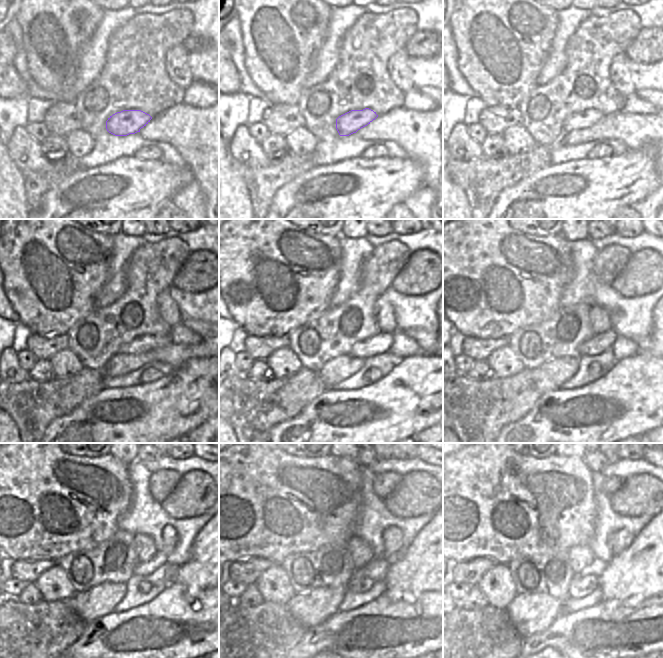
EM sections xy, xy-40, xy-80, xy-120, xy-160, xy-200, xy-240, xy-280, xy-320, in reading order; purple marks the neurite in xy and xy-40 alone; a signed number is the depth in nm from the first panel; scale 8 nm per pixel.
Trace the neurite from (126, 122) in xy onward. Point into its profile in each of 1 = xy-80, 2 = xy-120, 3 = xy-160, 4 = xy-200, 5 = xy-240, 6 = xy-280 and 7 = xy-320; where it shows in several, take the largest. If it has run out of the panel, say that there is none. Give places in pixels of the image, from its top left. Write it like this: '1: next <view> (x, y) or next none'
1: next xy-80 (587, 118)
2: next xy-120 (141, 344)
3: next xy-160 (380, 343)
4: next xy-200 (599, 343)
5: next xy-240 (169, 536)
6: next xy-280 (392, 536)
7: next xy-320 (619, 540)

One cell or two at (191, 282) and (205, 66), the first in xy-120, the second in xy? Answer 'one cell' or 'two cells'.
two cells

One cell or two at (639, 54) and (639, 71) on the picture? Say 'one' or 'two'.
two

